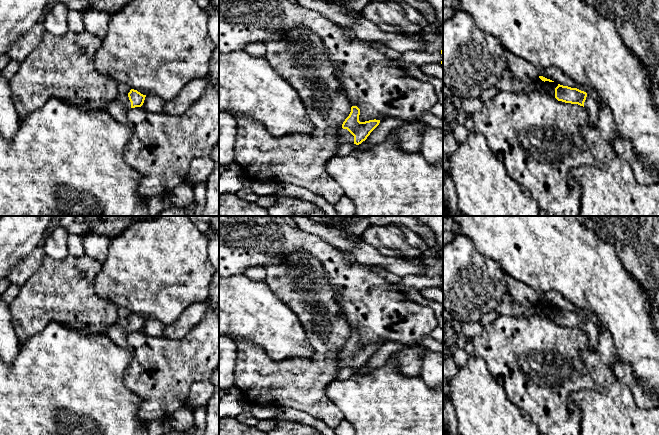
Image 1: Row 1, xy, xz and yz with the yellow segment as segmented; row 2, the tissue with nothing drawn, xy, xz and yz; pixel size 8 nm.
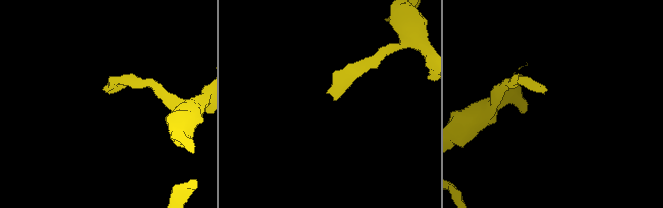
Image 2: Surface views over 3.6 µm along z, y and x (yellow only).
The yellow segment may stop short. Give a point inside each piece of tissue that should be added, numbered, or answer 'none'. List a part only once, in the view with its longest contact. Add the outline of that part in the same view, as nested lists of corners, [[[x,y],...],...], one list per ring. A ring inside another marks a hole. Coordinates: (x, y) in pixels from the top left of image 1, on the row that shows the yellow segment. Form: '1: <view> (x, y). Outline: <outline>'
1: xz (344, 136). Outline: [[[341,125],[338,129],[338,144],[343,143],[354,144],[354,136],[347,129],[343,129]]]

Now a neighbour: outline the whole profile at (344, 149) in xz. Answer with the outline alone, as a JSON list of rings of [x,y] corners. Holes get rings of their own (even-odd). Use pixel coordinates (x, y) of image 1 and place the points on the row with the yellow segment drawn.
[[[343,143],[343,144],[339,145],[336,155],[346,156],[346,155],[350,154],[351,152],[353,152],[355,150],[356,146],[357,146],[356,144]]]

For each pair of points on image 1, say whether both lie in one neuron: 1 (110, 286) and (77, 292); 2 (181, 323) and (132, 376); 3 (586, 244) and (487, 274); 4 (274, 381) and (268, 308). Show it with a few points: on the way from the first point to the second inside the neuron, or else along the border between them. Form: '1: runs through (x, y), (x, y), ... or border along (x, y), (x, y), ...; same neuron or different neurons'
1: border along (100, 266), (94, 281), (94, 292), (113, 303); different neurons
2: border along (190, 331), (181, 338), (168, 339), (162, 336); different neurons
3: border along (496, 263), (504, 273); different neurons
4: border along (254, 344), (259, 346), (273, 360), (295, 358); different neurons

